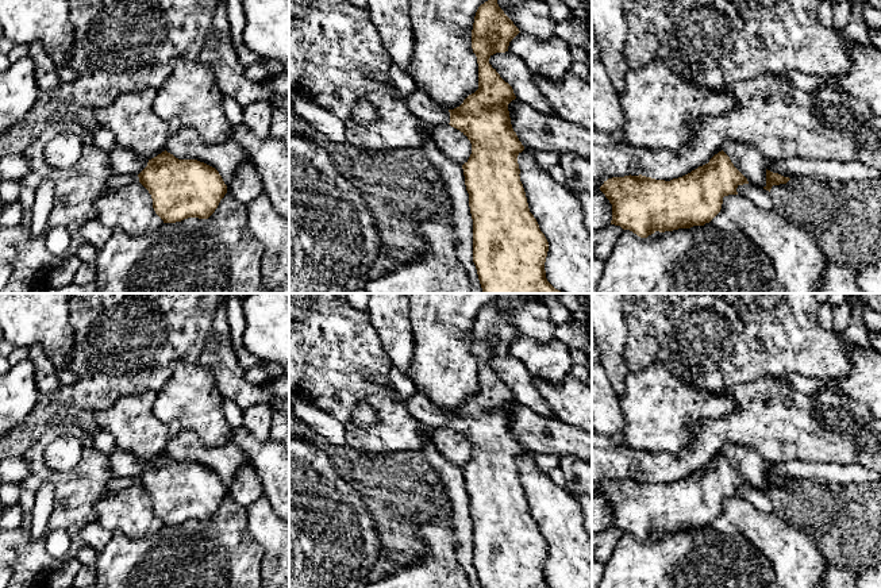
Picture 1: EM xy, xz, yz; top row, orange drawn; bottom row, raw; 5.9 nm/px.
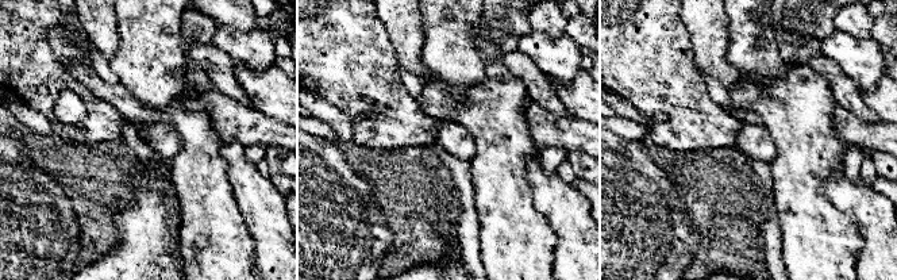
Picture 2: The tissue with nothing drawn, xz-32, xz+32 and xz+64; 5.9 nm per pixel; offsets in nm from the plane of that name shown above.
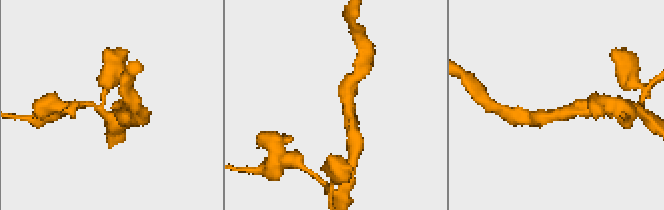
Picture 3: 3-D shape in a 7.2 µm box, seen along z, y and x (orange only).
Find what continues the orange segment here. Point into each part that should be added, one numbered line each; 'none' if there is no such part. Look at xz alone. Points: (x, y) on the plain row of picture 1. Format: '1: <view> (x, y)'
1: xz (418, 404)

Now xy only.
1: xy (123, 464)

